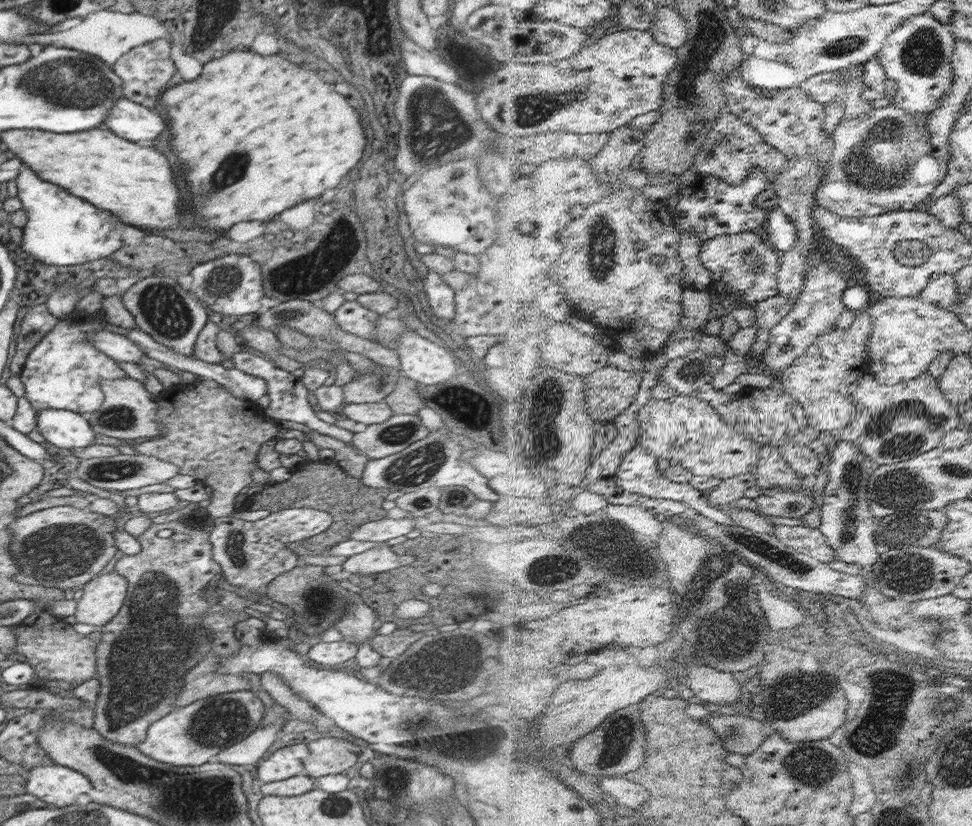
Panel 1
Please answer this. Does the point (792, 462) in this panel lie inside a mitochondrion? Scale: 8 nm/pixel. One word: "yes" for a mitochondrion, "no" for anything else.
no

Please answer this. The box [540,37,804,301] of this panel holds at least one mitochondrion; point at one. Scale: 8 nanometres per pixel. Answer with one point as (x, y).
(602, 241)

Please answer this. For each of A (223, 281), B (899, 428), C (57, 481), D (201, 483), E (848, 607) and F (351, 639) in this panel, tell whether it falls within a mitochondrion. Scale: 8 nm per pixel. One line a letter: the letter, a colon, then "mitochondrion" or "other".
A: mitochondrion
B: mitochondrion
C: other
D: other
E: other
F: other

